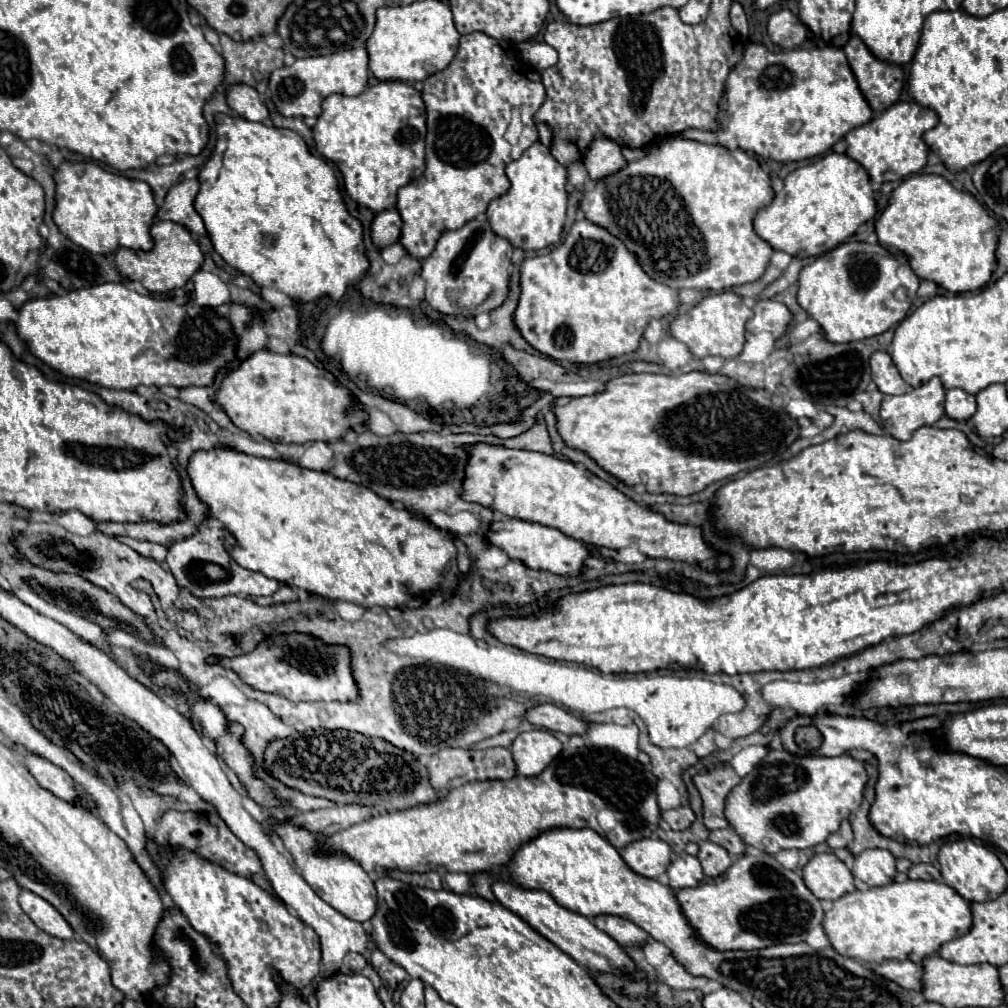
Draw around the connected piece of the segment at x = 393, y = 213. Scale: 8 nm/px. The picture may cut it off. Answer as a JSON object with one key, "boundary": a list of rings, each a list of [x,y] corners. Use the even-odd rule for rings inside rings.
{"boundary":[[[396,208],[378,212],[372,222],[372,242],[378,248],[384,248],[400,238],[402,232],[402,218]]]}

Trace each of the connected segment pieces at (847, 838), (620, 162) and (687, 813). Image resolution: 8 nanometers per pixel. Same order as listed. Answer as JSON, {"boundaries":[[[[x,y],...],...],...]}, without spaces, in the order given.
{"boundaries":[[[[844,820],[842,826],[840,826],[840,830],[834,832],[832,836],[828,836],[826,842],[828,842],[830,848],[846,848],[846,846],[850,846],[852,844],[852,828],[850,828],[850,822]]],[[[608,138],[594,140],[588,152],[584,154],[584,166],[592,180],[602,180],[604,176],[612,176],[612,172],[624,168],[624,164],[628,162],[622,156],[620,146]]],[[[678,806],[674,810],[662,812],[662,820],[668,822],[668,826],[672,830],[686,830],[692,826],[692,822],[696,820],[696,814],[692,812],[690,806]]]]}

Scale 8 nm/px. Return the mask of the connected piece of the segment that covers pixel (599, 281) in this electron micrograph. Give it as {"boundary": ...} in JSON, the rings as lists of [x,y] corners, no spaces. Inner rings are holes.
{"boundary":[[[586,218],[574,222],[564,242],[550,254],[524,260],[520,286],[522,294],[514,312],[514,324],[520,334],[538,352],[554,360],[574,364],[596,364],[638,350],[648,322],[654,318],[664,318],[680,306],[676,290],[652,280],[640,268],[636,256],[624,248],[622,240],[616,240],[616,236],[612,236],[606,228],[600,228]]]}

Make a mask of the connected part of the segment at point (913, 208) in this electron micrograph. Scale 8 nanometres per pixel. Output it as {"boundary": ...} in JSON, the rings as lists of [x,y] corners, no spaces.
{"boundary":[[[908,176],[890,196],[888,208],[876,220],[882,246],[894,246],[910,258],[918,278],[932,280],[948,292],[972,292],[986,286],[996,266],[1000,222],[964,190],[956,190],[942,176]]]}

